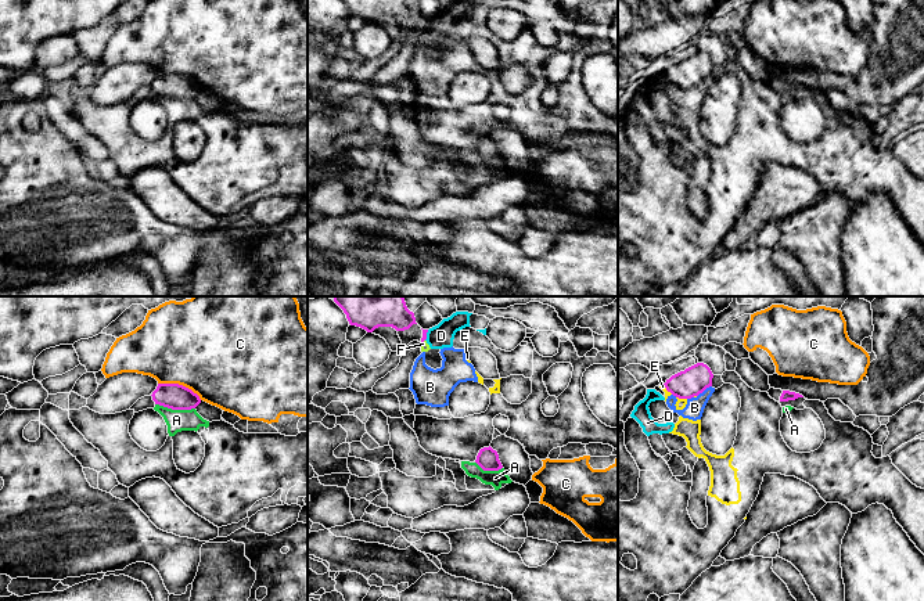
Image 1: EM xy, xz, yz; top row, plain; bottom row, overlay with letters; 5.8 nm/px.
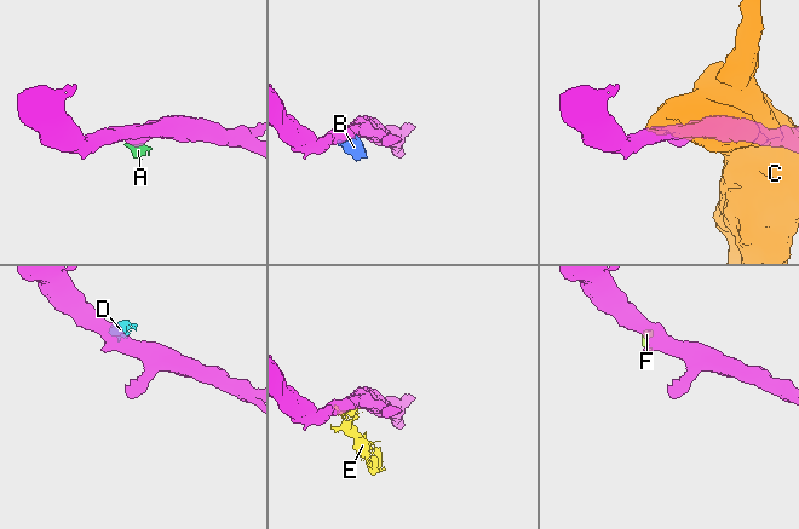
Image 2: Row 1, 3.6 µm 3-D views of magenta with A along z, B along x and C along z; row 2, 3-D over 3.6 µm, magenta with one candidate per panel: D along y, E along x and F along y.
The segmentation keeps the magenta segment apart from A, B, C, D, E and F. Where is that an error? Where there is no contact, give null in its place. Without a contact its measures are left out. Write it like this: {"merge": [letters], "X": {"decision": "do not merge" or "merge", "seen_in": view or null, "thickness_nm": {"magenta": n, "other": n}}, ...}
{"merge": [], "A": {"decision": "do not merge", "seen_in": "xy", "thickness_nm": {"magenta": 150, "other": 130}}, "B": {"decision": "do not merge", "seen_in": "yz", "thickness_nm": {"magenta": 160, "other": 110}}, "C": {"decision": "do not merge", "seen_in": "xy", "thickness_nm": {"magenta": 150, "other": 500}}, "D": {"decision": "do not merge", "seen_in": "xz", "thickness_nm": {"magenta": 30, "other": 140}}, "E": {"decision": "do not merge", "seen_in": "yz", "thickness_nm": {"magenta": 160, "other": 30}}, "F": {"decision": "do not merge", "seen_in": "xz", "thickness_nm": {"magenta": 30, "other": 50}}}

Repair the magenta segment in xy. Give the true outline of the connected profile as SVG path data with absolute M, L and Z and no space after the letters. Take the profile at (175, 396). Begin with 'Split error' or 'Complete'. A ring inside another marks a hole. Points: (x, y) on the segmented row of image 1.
Complete. M158 384L151 396L155 404L172 410L191 410L201 403L197 393L179 384Z

